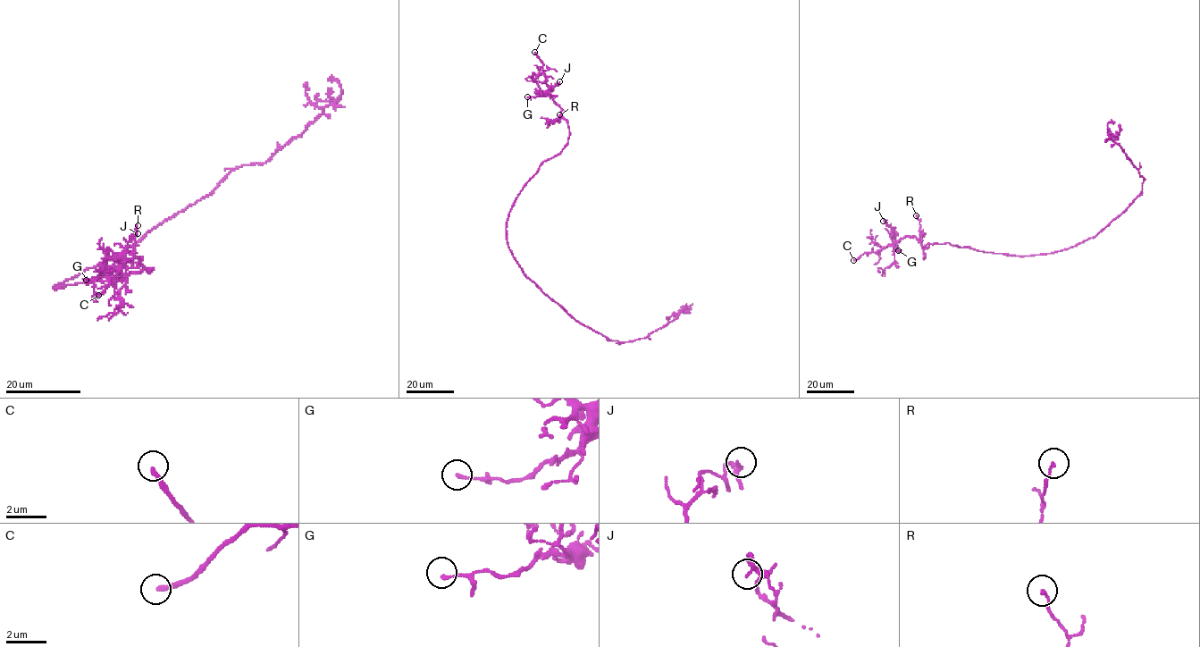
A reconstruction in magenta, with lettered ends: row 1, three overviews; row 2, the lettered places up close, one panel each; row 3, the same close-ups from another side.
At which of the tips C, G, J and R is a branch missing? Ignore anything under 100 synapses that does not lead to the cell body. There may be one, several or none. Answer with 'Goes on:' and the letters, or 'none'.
Goes on: C

